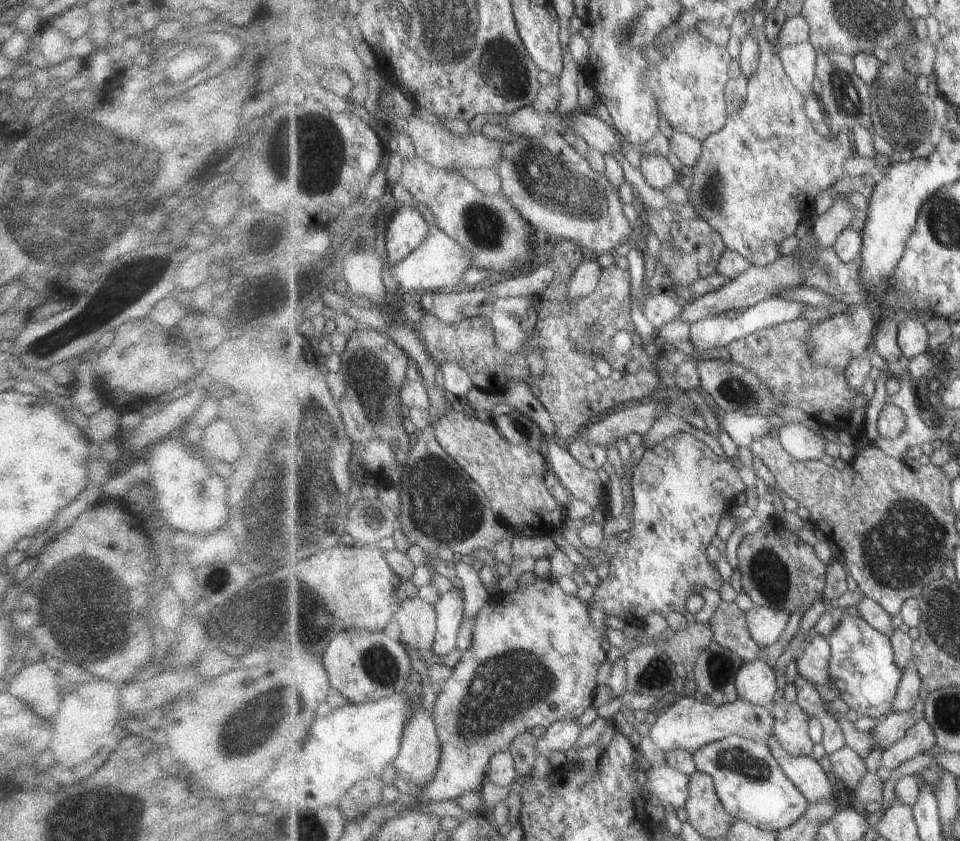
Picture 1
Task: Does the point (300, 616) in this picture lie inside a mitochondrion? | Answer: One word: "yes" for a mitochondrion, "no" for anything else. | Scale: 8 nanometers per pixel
yes

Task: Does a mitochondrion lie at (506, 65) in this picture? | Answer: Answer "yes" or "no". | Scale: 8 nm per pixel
yes

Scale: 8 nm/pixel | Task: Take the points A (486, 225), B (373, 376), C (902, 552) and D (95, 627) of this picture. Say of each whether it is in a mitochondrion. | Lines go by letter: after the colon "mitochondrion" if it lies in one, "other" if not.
A: mitochondrion
B: mitochondrion
C: mitochondrion
D: mitochondrion

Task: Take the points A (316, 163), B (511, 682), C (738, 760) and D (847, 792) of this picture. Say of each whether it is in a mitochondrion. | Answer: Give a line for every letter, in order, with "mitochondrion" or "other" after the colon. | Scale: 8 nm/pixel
A: mitochondrion
B: mitochondrion
C: mitochondrion
D: other

